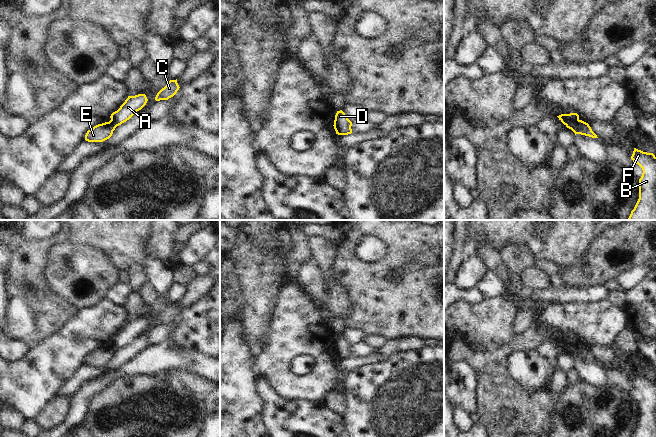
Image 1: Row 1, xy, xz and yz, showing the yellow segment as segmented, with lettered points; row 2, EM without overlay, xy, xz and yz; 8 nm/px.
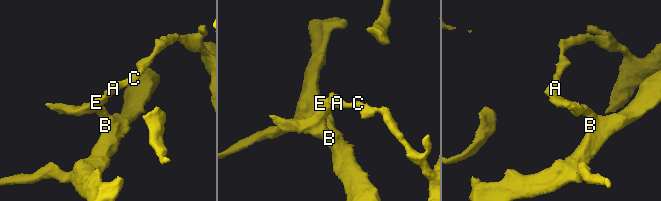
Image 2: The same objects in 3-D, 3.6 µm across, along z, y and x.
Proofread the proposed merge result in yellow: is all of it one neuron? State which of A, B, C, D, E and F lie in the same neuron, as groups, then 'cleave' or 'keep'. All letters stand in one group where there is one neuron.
A C D / B E F; cleave

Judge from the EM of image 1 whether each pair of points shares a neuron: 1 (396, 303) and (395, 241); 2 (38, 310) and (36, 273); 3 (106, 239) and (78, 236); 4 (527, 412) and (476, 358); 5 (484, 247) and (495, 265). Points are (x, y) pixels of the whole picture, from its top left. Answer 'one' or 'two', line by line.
1: one
2: one
3: one
4: two
5: one

